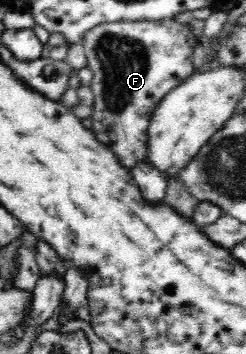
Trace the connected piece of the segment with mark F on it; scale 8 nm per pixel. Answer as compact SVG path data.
M172 18L158 22L119 22L116 24L100 24L84 35L82 44L87 56L88 68L93 73L91 82L94 94L93 105L87 113L91 116L91 131L97 139L104 143L116 155L126 171L138 166L146 159L146 142L148 142L148 122L160 101L176 86L184 84L187 78L196 71L193 64L193 50L199 39L188 25L180 24Z

